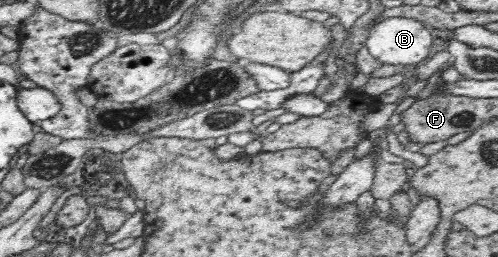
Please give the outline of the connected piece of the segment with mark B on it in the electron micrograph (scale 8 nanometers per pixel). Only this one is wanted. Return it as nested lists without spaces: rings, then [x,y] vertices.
[[[392,17],[378,22],[369,33],[365,47],[370,55],[382,65],[419,65],[430,57],[432,49],[431,28],[422,26],[422,22],[406,17]]]

